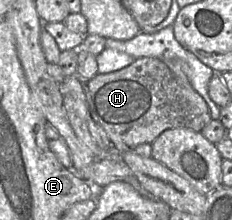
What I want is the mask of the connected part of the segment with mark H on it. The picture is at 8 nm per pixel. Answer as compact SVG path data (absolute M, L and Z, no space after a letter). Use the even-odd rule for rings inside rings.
M155 57L138 58L123 69L97 73L87 81L87 103L92 119L103 127L114 152L152 143L167 129L200 132L212 120L205 100L189 81L175 77L167 65Z

